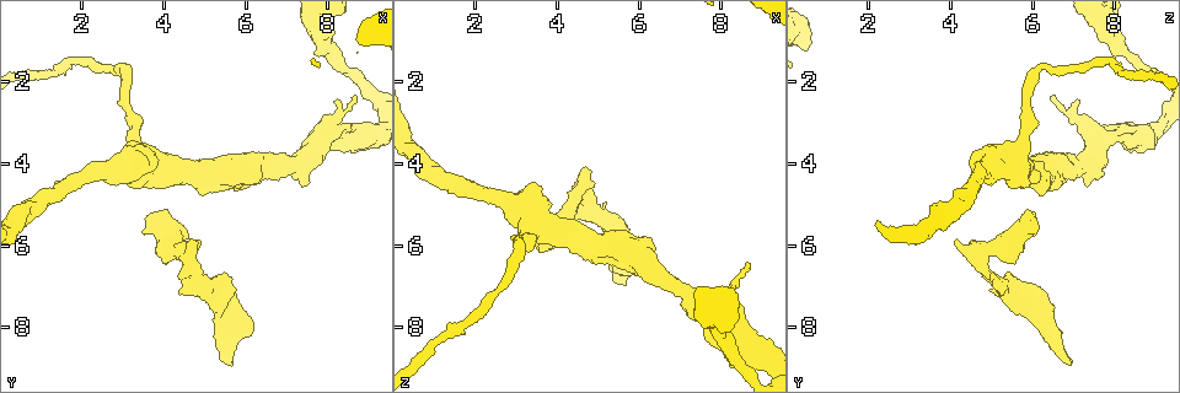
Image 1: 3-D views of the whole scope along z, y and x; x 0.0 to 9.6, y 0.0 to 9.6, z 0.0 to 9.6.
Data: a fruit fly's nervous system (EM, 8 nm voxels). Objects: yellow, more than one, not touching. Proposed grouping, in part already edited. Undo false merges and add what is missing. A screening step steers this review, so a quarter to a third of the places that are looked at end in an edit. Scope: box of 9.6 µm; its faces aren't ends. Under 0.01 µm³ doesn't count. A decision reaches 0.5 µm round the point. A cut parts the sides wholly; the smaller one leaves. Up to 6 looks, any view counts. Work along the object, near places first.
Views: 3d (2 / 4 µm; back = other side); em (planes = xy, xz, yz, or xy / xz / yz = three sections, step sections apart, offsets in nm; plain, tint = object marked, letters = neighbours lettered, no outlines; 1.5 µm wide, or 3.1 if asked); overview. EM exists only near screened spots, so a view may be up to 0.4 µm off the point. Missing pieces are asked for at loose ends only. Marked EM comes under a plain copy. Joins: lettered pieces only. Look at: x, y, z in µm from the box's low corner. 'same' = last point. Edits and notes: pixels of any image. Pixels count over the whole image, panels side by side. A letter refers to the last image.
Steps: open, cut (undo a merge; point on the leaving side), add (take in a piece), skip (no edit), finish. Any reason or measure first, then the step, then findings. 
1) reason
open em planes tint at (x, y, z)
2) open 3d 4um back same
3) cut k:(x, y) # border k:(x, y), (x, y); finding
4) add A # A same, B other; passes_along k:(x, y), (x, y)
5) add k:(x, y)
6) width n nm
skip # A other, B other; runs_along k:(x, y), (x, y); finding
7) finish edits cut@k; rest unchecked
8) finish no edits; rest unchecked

free end
open em xy step 4 tint at (5.60, 8.90, 6.95)

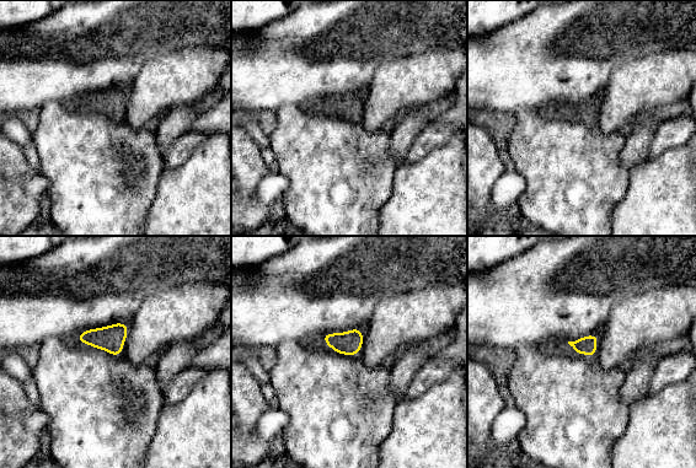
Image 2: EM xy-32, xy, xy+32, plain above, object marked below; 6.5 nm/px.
open em xy step 4 letters same

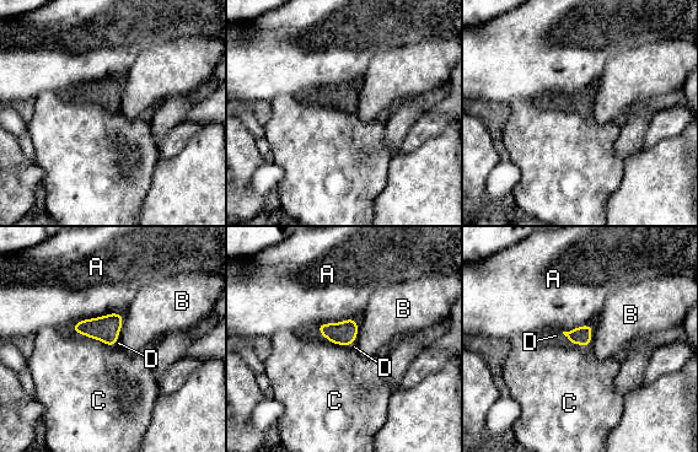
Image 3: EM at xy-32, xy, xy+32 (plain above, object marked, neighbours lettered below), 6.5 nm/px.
add D # A other, B other, C other, D same; it goes on there

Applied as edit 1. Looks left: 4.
open overview

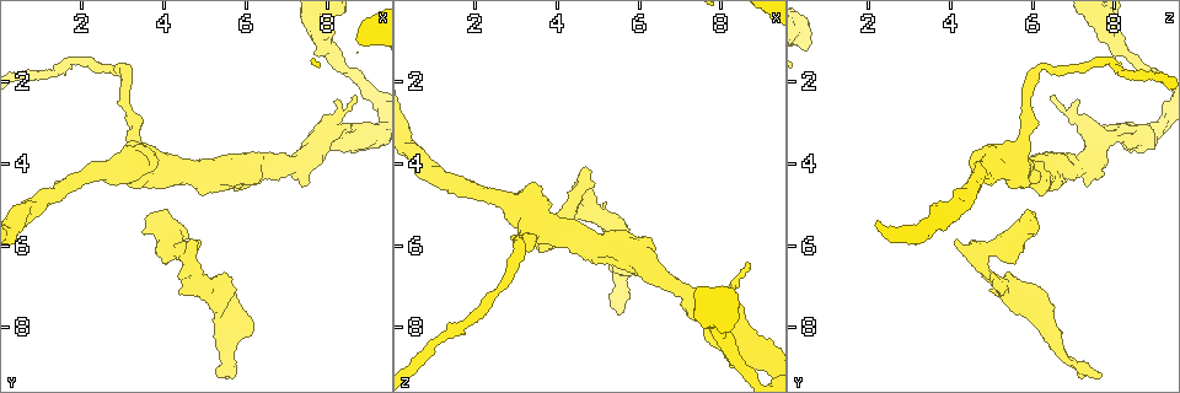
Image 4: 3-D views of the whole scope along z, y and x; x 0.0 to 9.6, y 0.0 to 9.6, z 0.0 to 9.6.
free end
open em planes letters at (7.75, 3.50, 8.40)

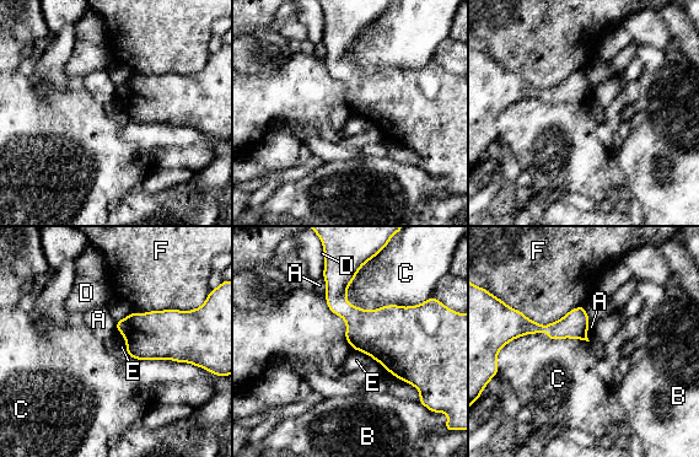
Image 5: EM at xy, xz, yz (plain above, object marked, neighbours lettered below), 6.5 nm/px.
skip # A other, B other, C other, D other, E other, F other; runs_along 5:(586, 321), (563, 328), (514, 331); none of them fits

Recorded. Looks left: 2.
abrupt turn
open em planes letters at (3.00, 1.65, 6.20)

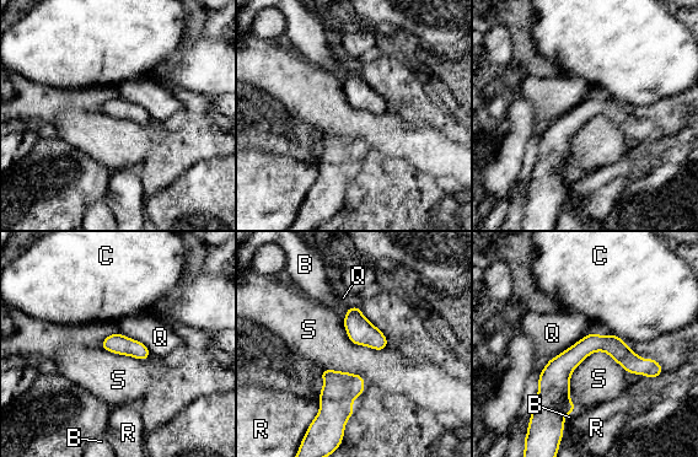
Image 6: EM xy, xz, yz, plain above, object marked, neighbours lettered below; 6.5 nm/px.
skip # B other, C other, Q other, R other, S other; one cell here

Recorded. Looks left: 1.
finish edits add@3; rest unchecked

